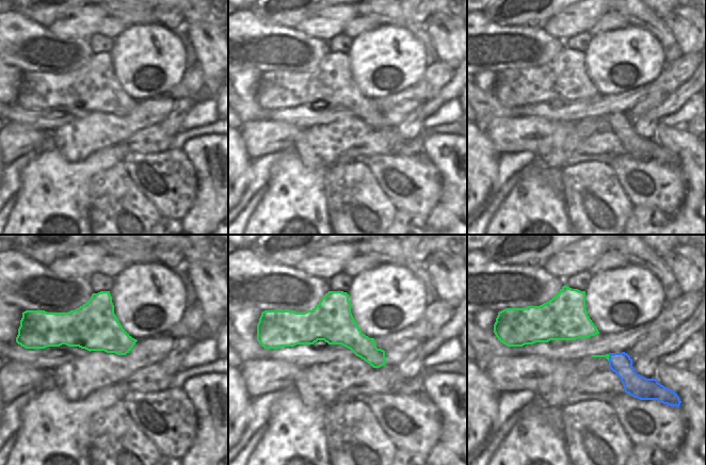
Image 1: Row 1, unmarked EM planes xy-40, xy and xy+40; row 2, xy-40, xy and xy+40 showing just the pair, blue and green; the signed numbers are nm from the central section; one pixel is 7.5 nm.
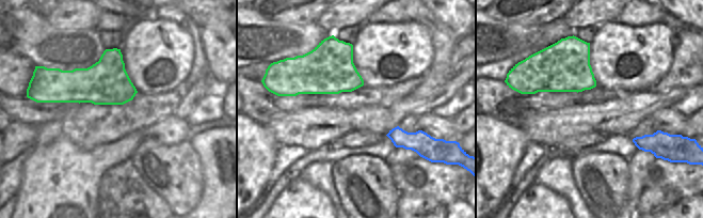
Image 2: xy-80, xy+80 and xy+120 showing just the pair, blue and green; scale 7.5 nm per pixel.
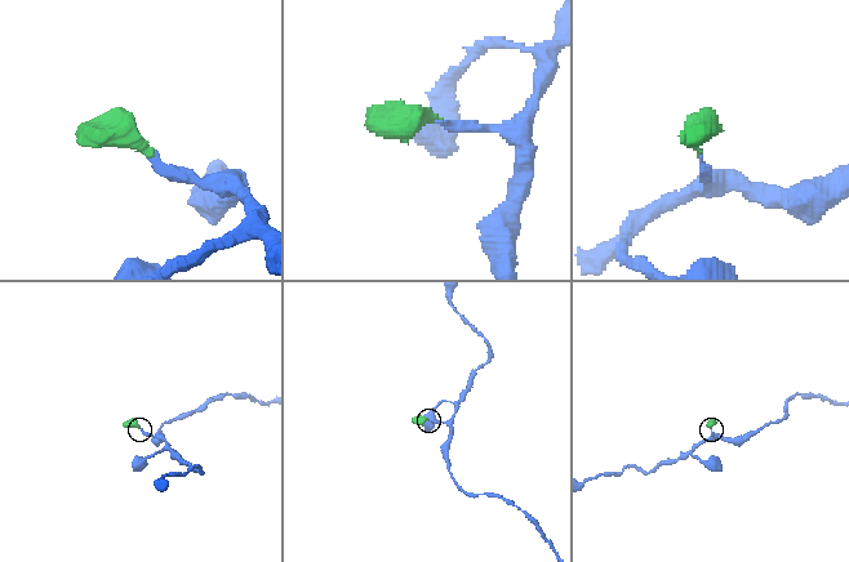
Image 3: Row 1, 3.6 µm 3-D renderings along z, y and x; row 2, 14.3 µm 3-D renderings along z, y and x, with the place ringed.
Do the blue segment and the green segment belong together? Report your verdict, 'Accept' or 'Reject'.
Accept

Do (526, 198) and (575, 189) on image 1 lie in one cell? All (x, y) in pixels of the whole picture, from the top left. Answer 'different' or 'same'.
different

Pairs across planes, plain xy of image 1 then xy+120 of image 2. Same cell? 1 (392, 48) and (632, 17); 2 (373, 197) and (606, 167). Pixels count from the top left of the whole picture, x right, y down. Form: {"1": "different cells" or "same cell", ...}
{"1": "different cells", "2": "same cell"}

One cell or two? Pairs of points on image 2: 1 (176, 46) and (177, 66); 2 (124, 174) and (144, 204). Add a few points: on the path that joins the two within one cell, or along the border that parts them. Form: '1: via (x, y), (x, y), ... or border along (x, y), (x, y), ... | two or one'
1: via (176, 51), (176, 61) | one
2: via (124, 182), (137, 197) | one

